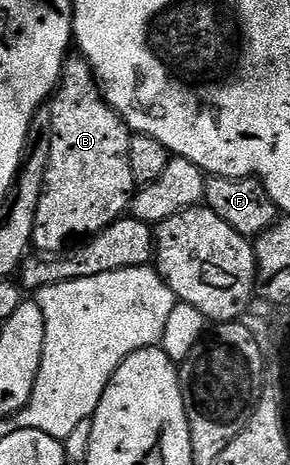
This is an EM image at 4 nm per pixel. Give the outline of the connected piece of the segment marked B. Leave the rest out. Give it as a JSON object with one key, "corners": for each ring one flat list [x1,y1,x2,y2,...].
{"corners":[[66,56,65,66,61,69,61,80,58,81,56,90,52,94,48,110,53,138,43,191,35,215,31,245,38,254,57,255,66,248,65,241,71,240,72,237,88,239,94,233,103,231,111,223,120,221,126,216,133,200,135,182,131,175,129,154,131,130,122,117,105,101,105,97,101,94,101,86,93,76,93,68,84,57]]}

